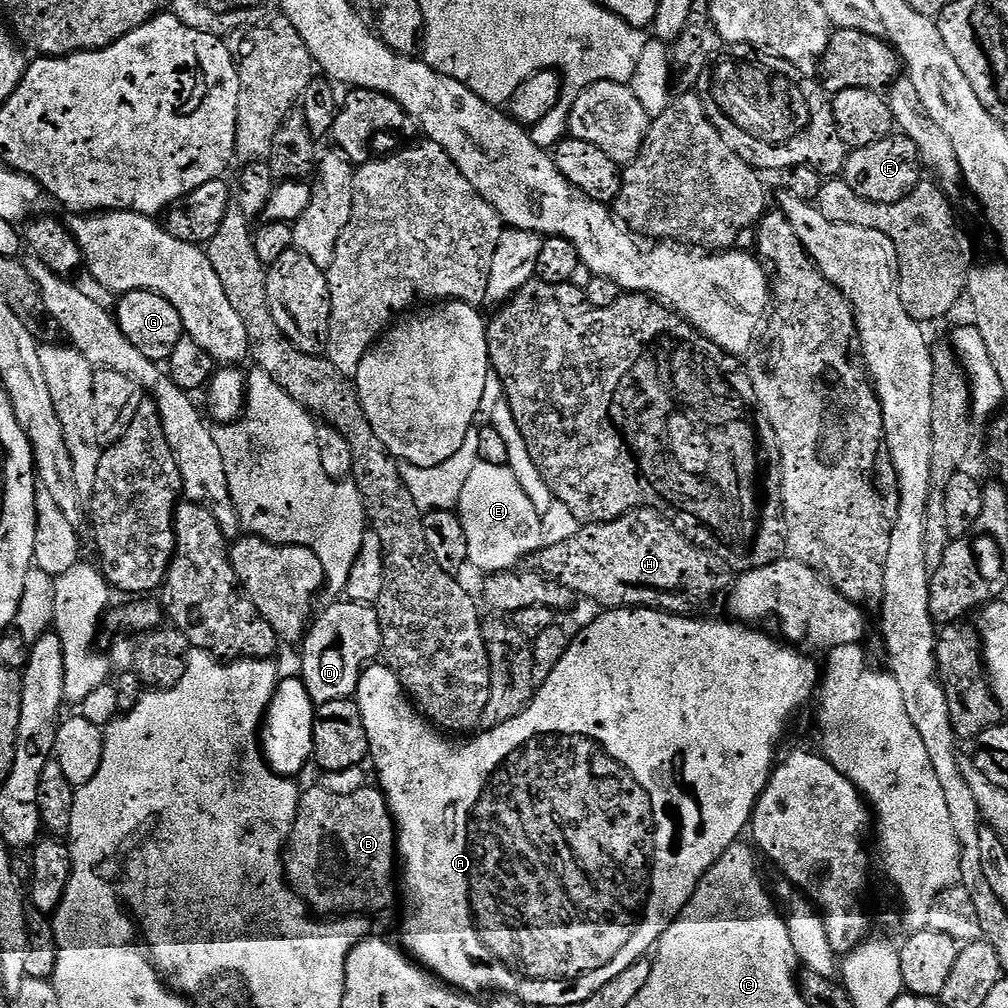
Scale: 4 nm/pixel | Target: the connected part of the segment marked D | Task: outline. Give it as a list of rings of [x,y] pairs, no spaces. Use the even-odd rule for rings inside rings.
[[[358,600],[330,605],[311,623],[300,650],[300,677],[316,706],[351,699],[364,668],[381,653],[381,626],[375,607]]]

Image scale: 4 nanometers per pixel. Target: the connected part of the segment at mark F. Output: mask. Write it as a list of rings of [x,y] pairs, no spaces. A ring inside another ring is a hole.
[[[893,134],[870,146],[851,149],[844,159],[842,179],[858,198],[874,202],[877,206],[891,206],[906,199],[916,189],[922,180],[920,172],[922,173],[920,149],[910,137]]]

